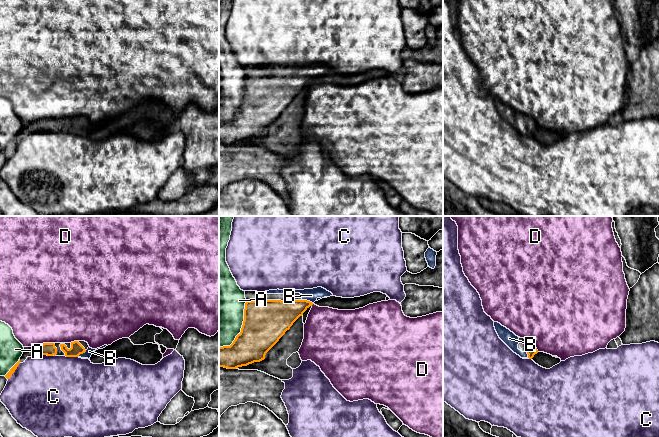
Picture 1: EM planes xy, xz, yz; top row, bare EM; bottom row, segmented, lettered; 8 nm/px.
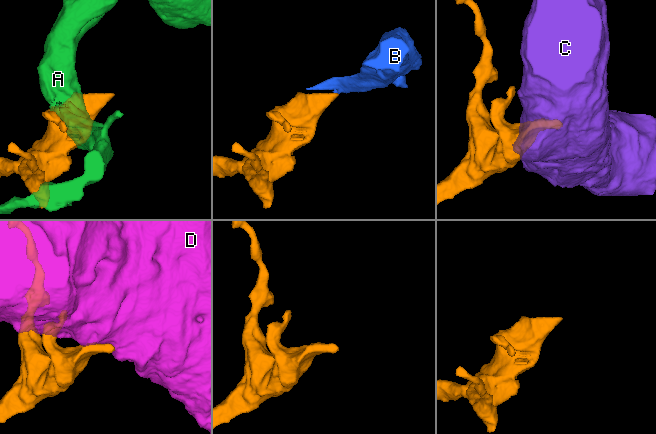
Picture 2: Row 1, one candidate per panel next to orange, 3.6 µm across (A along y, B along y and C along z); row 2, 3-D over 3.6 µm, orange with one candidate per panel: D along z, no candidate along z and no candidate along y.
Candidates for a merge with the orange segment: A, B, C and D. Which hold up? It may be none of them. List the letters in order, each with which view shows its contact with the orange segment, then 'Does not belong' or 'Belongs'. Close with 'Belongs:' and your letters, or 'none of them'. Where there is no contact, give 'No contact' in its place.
A: Touches orange in xz. Does not belong
B: Touches orange in xz. Belongs
C: Touches orange in xy. Does not belong
D: Touches orange in xy. Does not belong
Belongs: B

